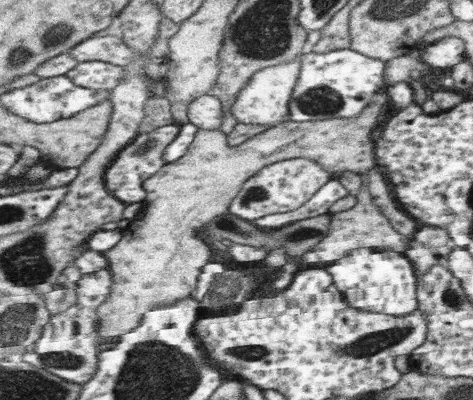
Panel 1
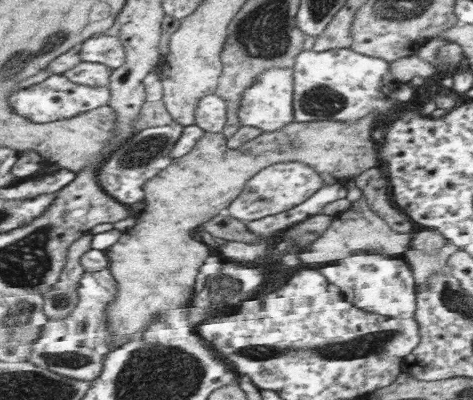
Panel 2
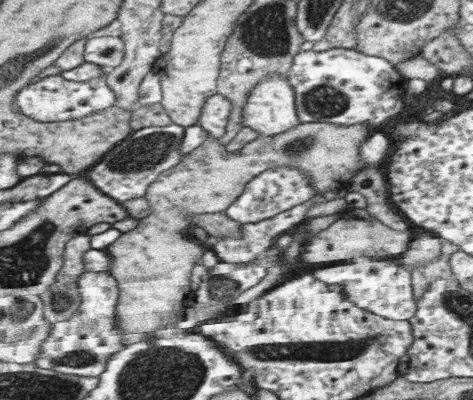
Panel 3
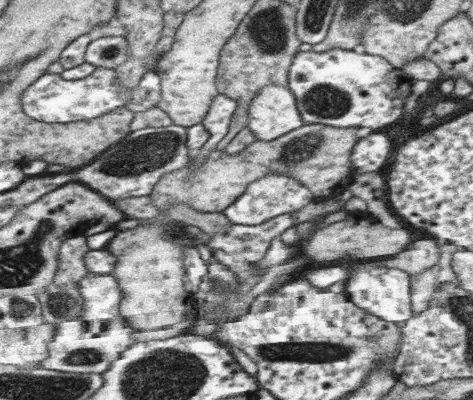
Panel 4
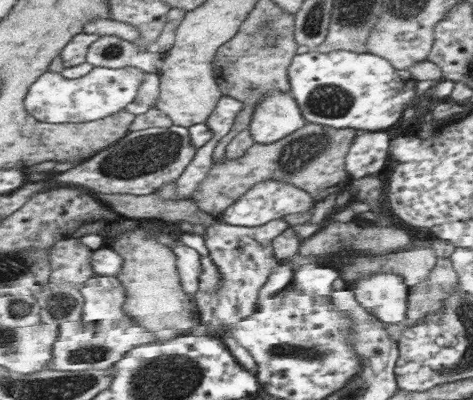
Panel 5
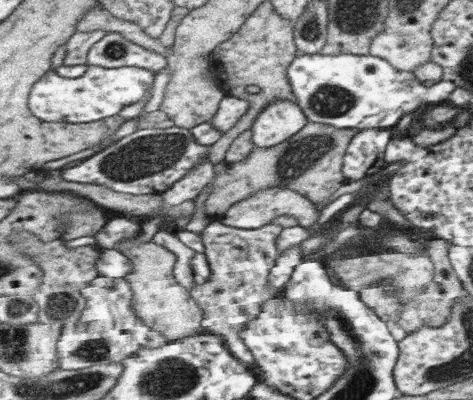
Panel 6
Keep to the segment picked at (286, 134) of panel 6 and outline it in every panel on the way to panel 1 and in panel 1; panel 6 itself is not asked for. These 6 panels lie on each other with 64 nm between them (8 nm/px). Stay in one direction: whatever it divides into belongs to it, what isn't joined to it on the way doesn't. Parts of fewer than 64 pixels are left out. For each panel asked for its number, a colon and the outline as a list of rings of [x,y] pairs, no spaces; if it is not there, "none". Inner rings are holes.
1: [[[293,60],[281,66],[271,66],[261,72],[255,72],[255,76],[247,82],[247,86],[241,90],[239,98],[233,104],[233,116],[239,124],[255,124],[255,126],[265,126],[275,128],[281,122],[289,120],[289,100],[293,98],[293,90],[299,78],[301,70],[301,60]]]
2: [[[273,68],[269,72],[263,72],[255,84],[251,84],[249,90],[245,90],[241,108],[239,108],[239,122],[241,126],[253,126],[259,128],[261,134],[269,134],[275,130],[281,130],[283,126],[295,122],[295,110],[293,110],[293,70]]]
3: [[[269,76],[255,86],[249,92],[243,120],[247,128],[263,138],[271,138],[301,124],[295,106],[295,92],[287,78]]]
4: [[[267,86],[259,90],[247,118],[247,128],[255,134],[255,142],[271,142],[305,124],[289,86]]]
5: [[[271,92],[255,108],[247,130],[251,132],[255,144],[275,144],[305,124],[307,120],[291,94]]]

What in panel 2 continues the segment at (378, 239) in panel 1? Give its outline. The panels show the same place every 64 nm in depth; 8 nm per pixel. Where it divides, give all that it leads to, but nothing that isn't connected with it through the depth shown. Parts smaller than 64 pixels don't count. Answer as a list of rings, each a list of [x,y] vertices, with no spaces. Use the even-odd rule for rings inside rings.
[[[361,198],[359,202],[351,204],[351,208],[347,212],[341,212],[337,216],[333,216],[331,226],[315,240],[309,244],[309,250],[301,250],[297,254],[299,260],[303,260],[303,256],[307,256],[307,252],[311,252],[311,248],[317,248],[317,260],[341,260],[345,256],[353,256],[355,254],[381,254],[381,256],[399,256],[403,258],[403,252],[407,250],[409,244],[409,236],[411,234],[399,234],[395,230],[391,230],[379,216],[375,216],[369,206],[367,200]]]

